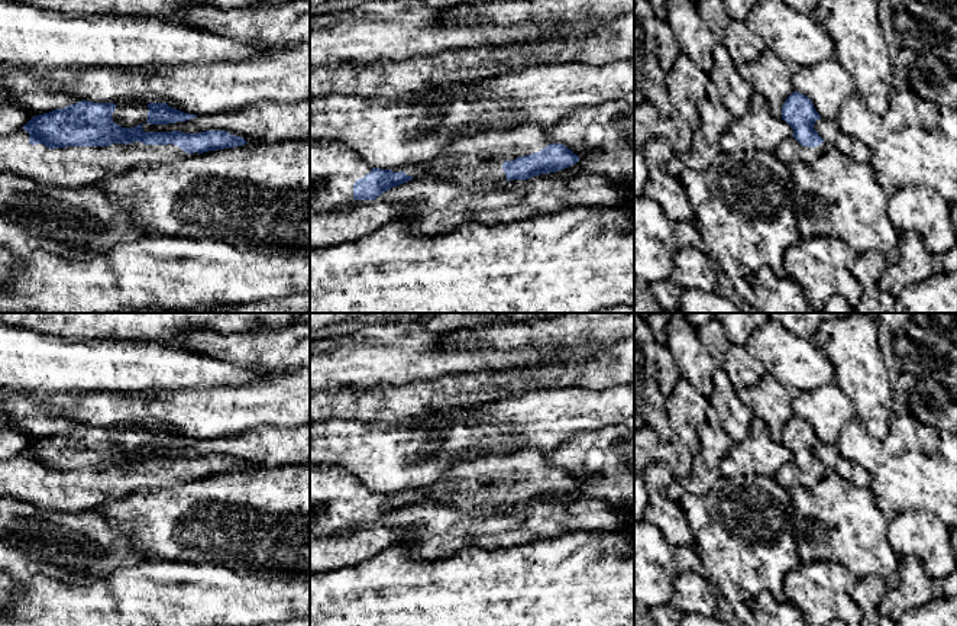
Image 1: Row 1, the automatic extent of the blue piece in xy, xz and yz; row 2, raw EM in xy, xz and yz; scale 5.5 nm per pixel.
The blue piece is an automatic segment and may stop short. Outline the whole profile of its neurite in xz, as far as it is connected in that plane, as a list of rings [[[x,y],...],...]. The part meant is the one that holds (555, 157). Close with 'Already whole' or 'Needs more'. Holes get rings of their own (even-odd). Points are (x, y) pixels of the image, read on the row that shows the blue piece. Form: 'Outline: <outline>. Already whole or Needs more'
Outline: [[[534,126],[485,132],[446,148],[424,161],[391,170],[372,168],[345,142],[310,141],[313,209],[329,212],[350,200],[375,200],[413,178],[439,175],[462,185],[528,180],[576,164],[579,156],[562,143],[550,143]]]. Needs more

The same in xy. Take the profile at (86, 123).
Outline: [[[81,100],[64,109],[33,116],[20,130],[0,136],[0,172],[16,172],[20,177],[32,178],[55,187],[81,187],[96,184],[104,177],[123,174],[140,162],[174,162],[191,158],[203,152],[235,148],[248,143],[243,138],[224,130],[206,130],[198,133],[145,132],[143,125],[132,129],[116,125],[111,114],[114,103],[94,103]]]. Needs more

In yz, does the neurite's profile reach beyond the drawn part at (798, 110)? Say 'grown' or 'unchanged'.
grown

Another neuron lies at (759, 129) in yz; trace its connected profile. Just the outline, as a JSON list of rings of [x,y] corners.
[[[754,93],[744,116],[734,119],[720,139],[724,152],[735,151],[776,151],[776,148],[793,135],[793,129],[783,119],[770,112],[767,100]]]

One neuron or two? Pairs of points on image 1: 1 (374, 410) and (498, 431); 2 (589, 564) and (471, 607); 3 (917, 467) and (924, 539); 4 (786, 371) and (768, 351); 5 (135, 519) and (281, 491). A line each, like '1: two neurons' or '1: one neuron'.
1: two neurons
2: one neuron
3: two neurons
4: one neuron
5: one neuron

